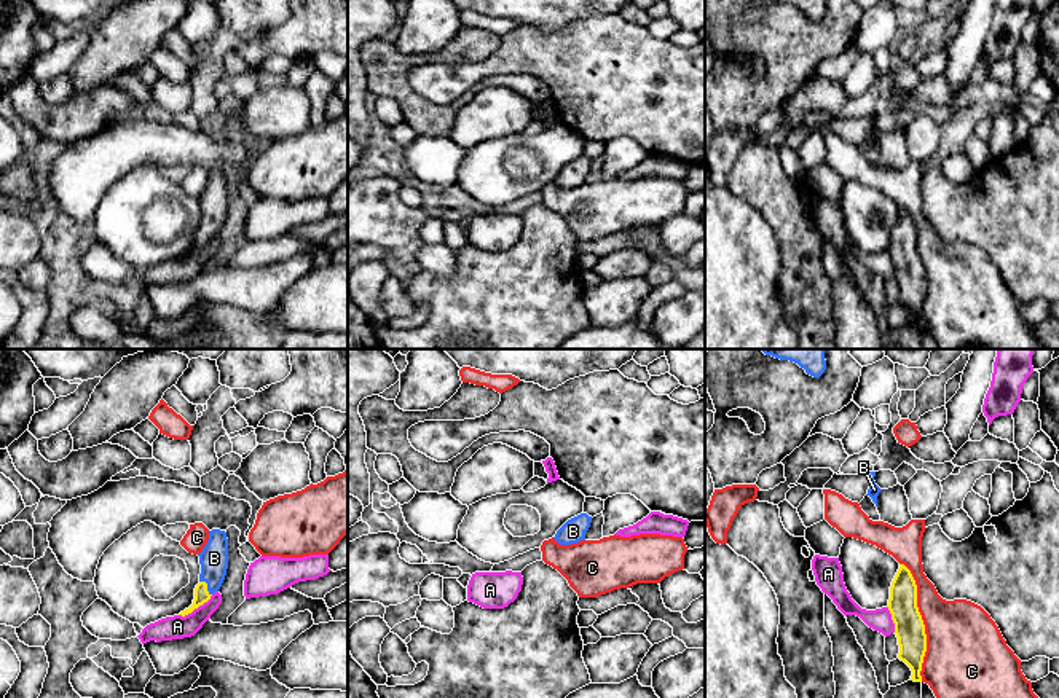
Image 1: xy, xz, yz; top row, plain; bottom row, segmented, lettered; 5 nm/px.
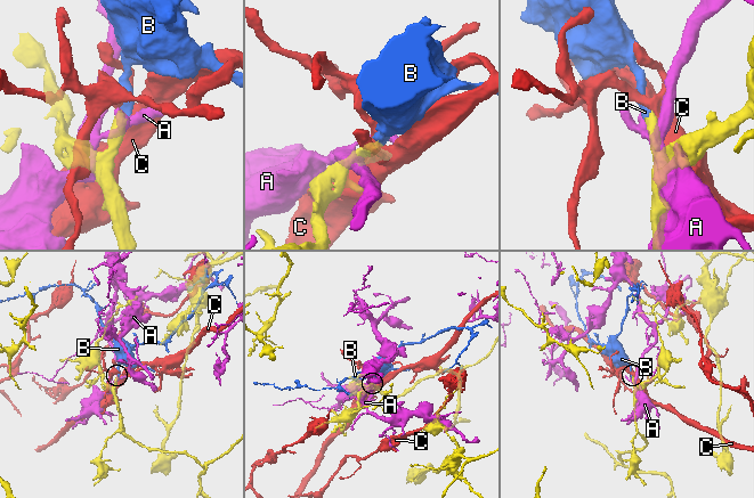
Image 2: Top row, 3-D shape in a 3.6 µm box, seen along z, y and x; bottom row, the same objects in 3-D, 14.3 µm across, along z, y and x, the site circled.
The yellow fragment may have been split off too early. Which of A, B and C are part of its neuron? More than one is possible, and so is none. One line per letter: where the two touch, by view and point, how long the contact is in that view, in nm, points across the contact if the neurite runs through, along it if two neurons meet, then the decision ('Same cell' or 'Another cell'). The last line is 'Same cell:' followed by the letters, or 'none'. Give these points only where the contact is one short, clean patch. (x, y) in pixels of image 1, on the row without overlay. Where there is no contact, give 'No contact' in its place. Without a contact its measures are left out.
A: Touches yellow at xy (195, 250). Shared border 200 nm. Another cell
B: Touches yellow at xy (206, 230). Shared border 100 nm. Path across: xy (201, 238), (206, 230), (212, 219), (214, 201). Same cell
C: Touches yellow at yz (922, 265). Shared border 600 nm. Another cell
Same cell: B

